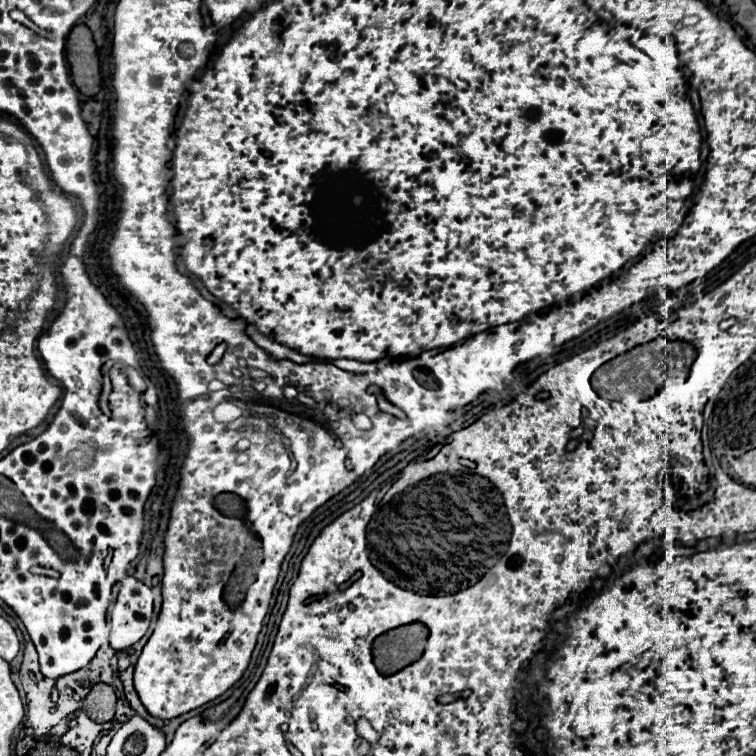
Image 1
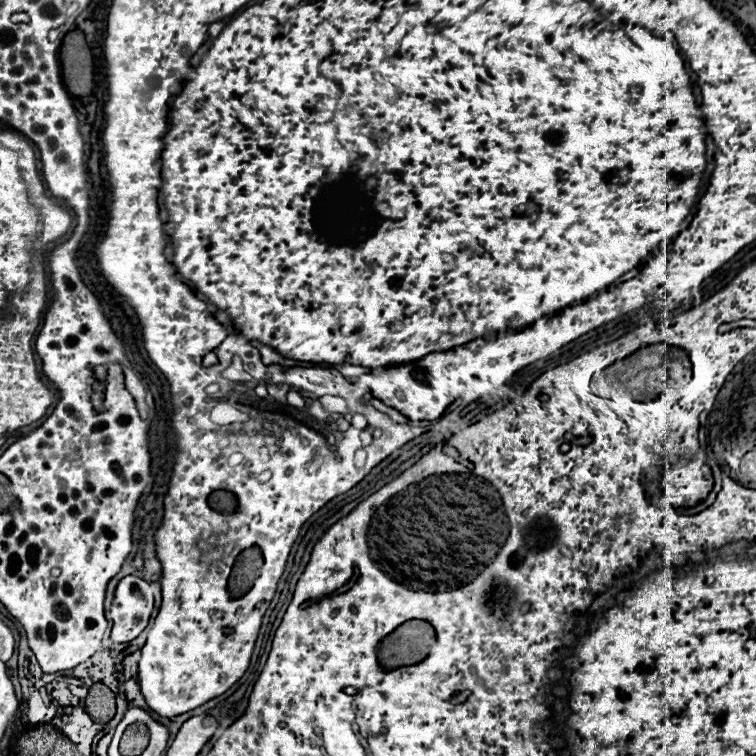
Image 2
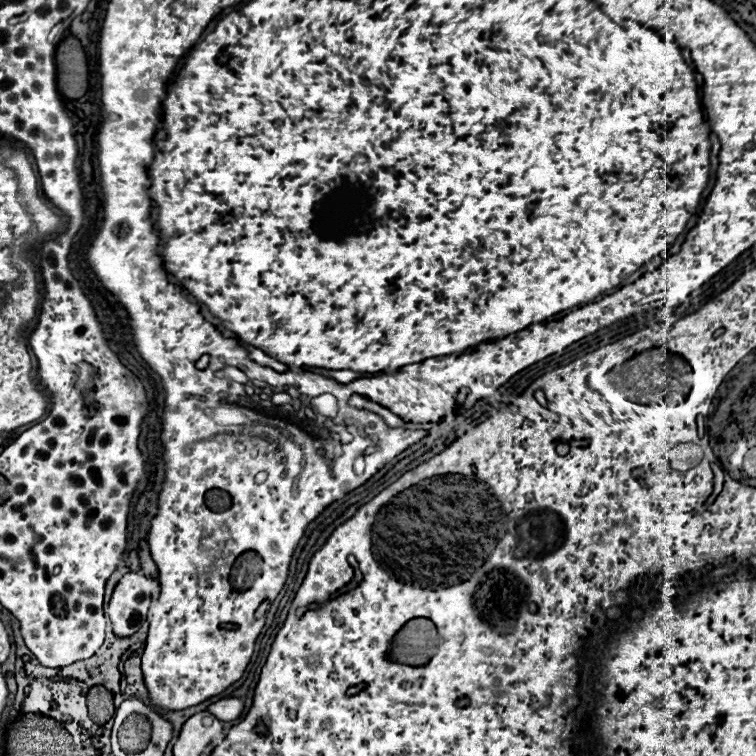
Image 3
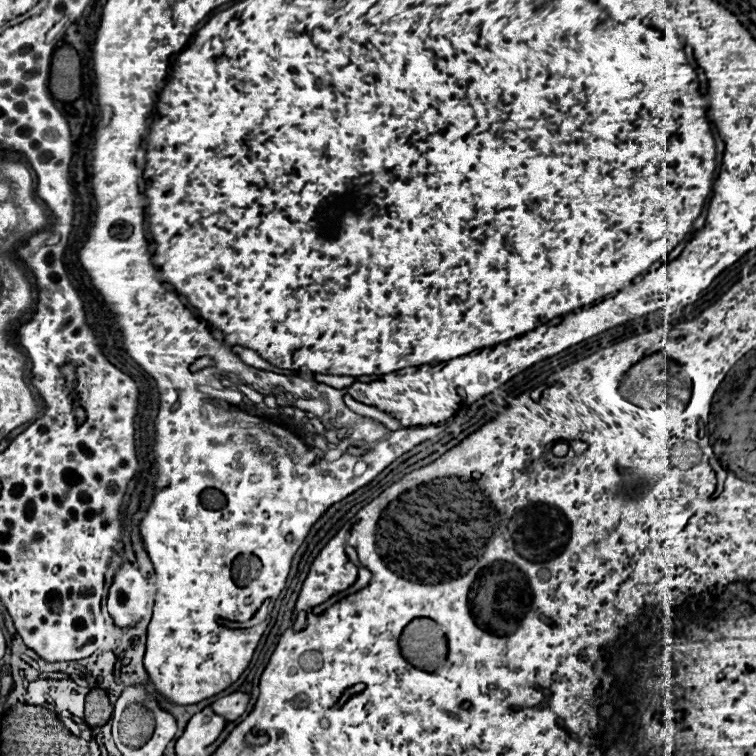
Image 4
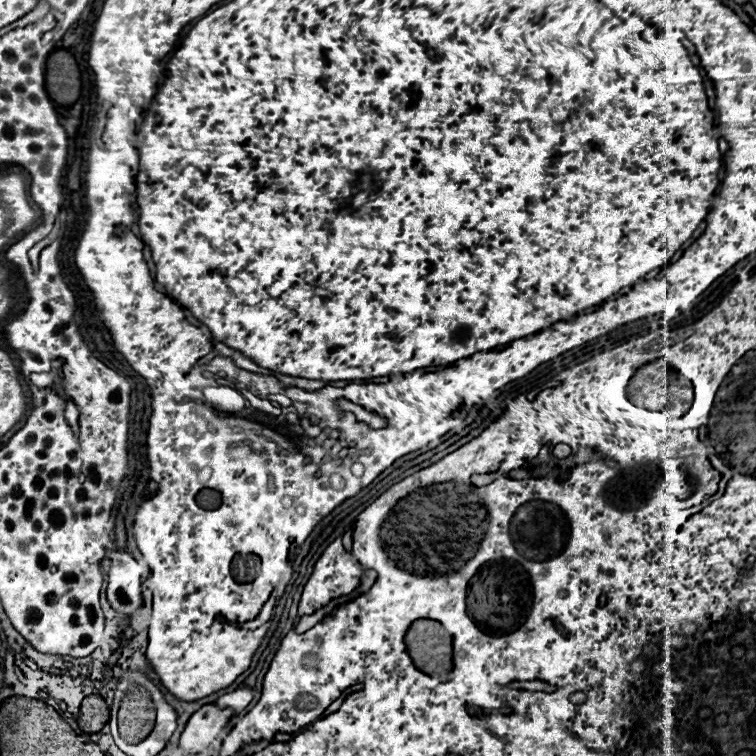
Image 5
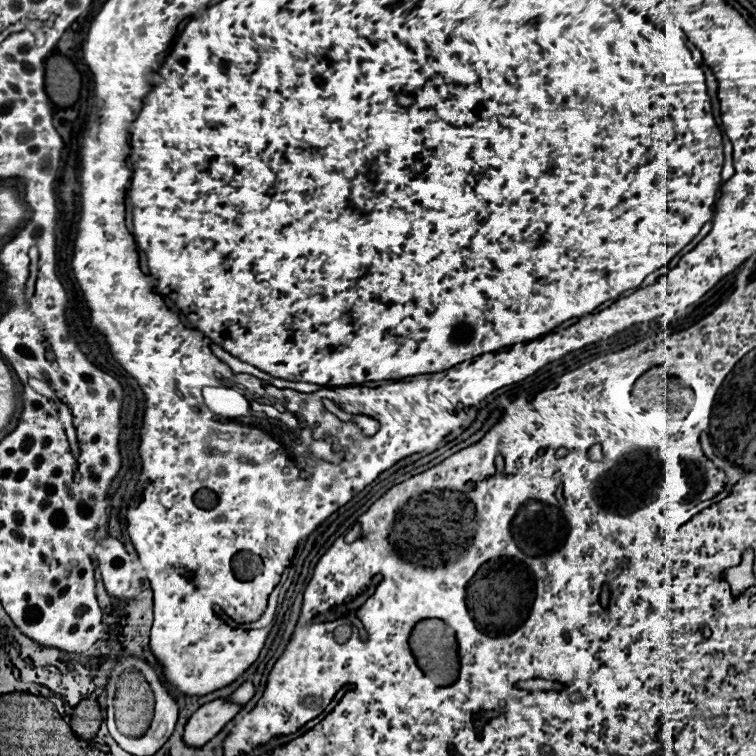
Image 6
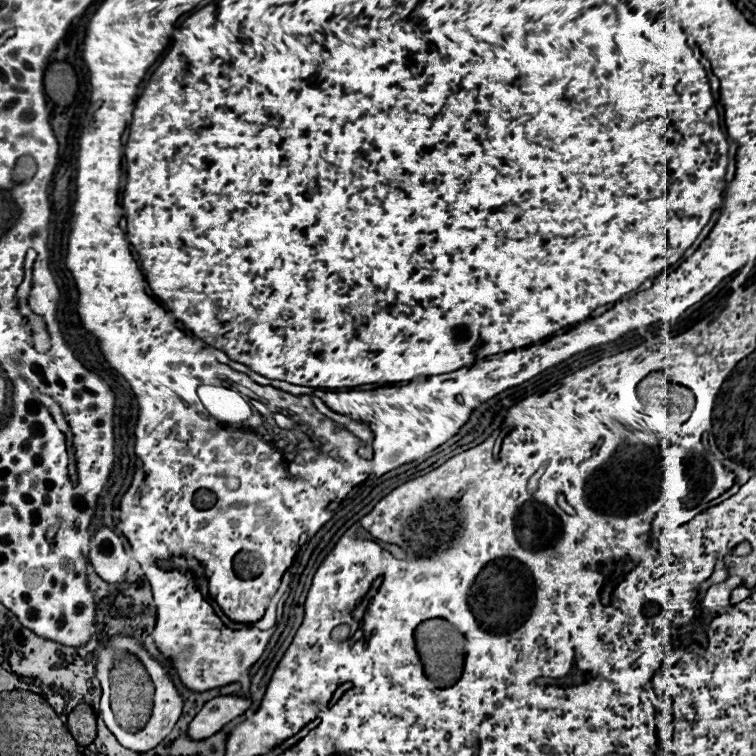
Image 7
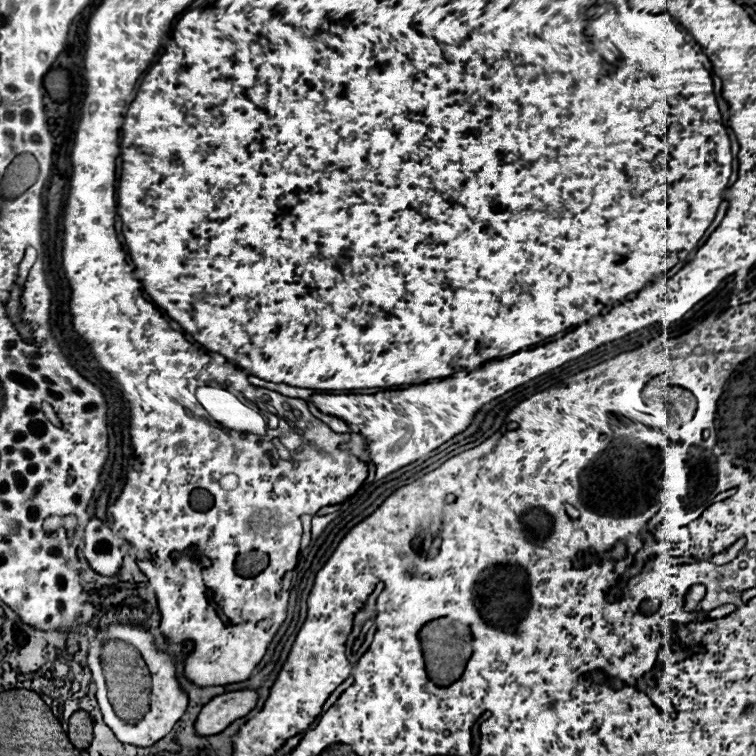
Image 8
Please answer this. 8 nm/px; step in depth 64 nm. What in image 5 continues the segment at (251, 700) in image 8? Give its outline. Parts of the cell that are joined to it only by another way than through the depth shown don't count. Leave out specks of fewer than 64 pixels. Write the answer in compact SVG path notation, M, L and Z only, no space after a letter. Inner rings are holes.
M216 704L202 706L190 716L180 736L180 748L188 754L198 754L218 736L218 732L228 724L232 716L234 710L230 708L218 708Z

